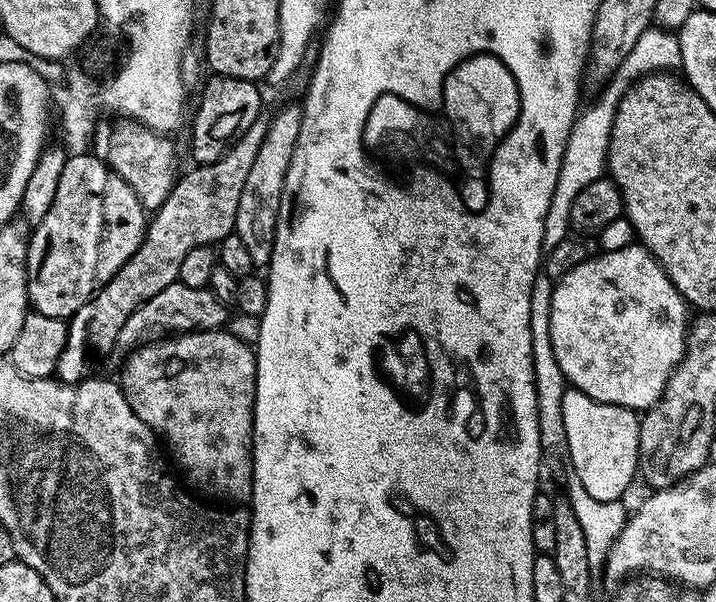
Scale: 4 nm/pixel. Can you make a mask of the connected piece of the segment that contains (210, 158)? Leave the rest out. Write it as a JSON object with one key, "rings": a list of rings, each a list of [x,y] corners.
{"rings":[[[209,75],[200,92],[200,105],[192,120],[192,156],[196,164],[209,164],[218,158],[231,144],[261,117],[260,92],[255,83],[242,78]]]}

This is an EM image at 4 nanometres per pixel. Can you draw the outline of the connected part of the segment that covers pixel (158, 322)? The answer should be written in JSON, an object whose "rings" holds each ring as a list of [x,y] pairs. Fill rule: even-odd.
{"rings":[[[179,282],[166,286],[166,290],[158,290],[154,298],[147,300],[138,310],[134,310],[126,318],[126,326],[116,339],[116,348],[132,350],[141,342],[163,337],[165,334],[183,334],[185,332],[214,332],[227,325],[230,319],[229,309],[214,298],[212,289],[195,288]]]}

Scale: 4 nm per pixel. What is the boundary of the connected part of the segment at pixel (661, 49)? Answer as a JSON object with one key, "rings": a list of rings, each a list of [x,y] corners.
{"rings":[[[650,26],[634,42],[634,48],[618,70],[603,85],[600,97],[581,111],[576,117],[574,126],[566,138],[566,150],[562,154],[562,166],[558,170],[558,182],[554,182],[554,198],[550,198],[550,210],[546,210],[546,226],[542,230],[542,242],[545,249],[556,248],[572,228],[570,222],[570,206],[574,206],[574,198],[590,186],[590,182],[601,179],[605,175],[608,166],[608,147],[610,146],[610,134],[614,126],[614,114],[618,110],[618,102],[624,93],[644,76],[651,72],[661,70],[676,70],[680,68],[680,42],[677,33],[672,30],[665,30],[659,26]]]}

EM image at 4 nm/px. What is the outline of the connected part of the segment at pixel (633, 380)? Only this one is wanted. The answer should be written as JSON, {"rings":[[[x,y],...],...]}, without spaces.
{"rings":[[[631,242],[625,248],[616,248],[613,252],[604,252],[601,256],[592,256],[581,264],[576,264],[561,280],[557,279],[552,285],[552,301],[550,302],[550,342],[554,345],[554,358],[558,358],[558,366],[562,366],[562,374],[568,379],[573,389],[588,394],[590,398],[598,402],[610,403],[614,406],[631,408],[633,410],[647,410],[653,408],[662,398],[662,394],[668,385],[670,374],[678,366],[683,358],[688,341],[688,329],[690,327],[689,305],[682,294],[670,282],[666,270],[652,255],[648,249],[639,243]]]}

